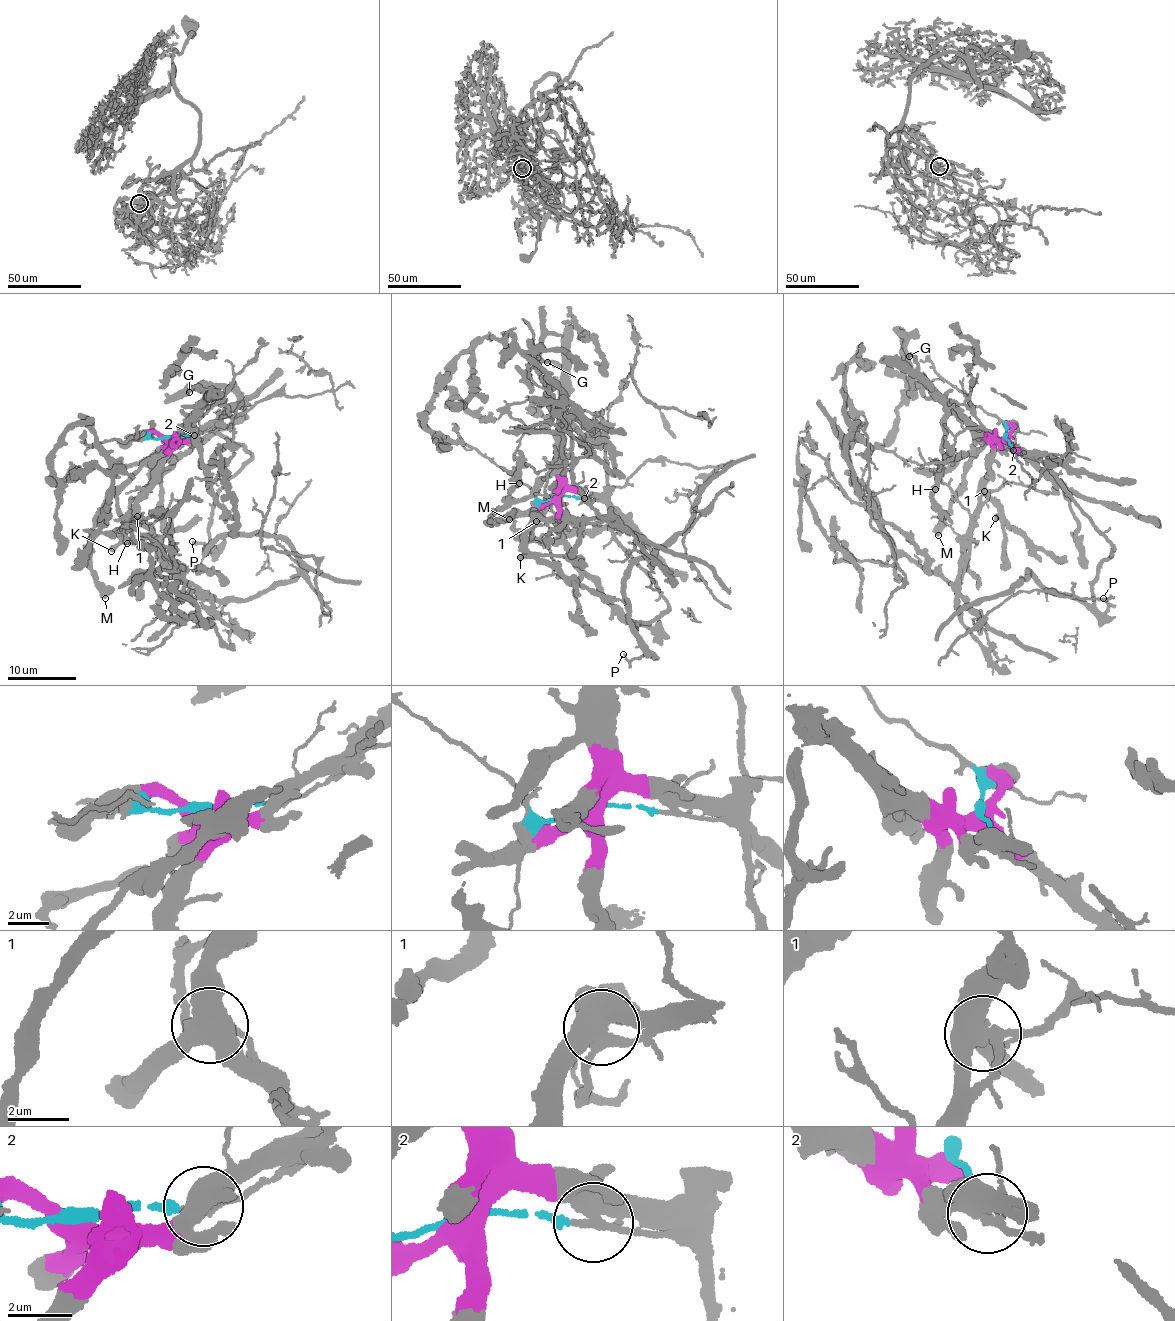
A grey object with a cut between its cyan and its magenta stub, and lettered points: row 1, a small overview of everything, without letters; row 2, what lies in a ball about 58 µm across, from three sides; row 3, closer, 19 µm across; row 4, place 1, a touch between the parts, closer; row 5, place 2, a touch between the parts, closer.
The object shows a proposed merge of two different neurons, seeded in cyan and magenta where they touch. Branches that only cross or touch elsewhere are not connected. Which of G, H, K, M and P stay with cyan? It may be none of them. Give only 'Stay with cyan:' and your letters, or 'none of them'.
Stay with cyan: P

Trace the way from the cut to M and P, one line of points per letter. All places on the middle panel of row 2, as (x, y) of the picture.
M: (556, 497), (558, 480), (554, 475), (549, 475), (538, 483), (532, 492), (491, 517), (494, 524), (509, 519)
P: (556, 496), (605, 503), (613, 536), (667, 603), (668, 609), (636, 625), (644, 653), (630, 661), (624, 654)

